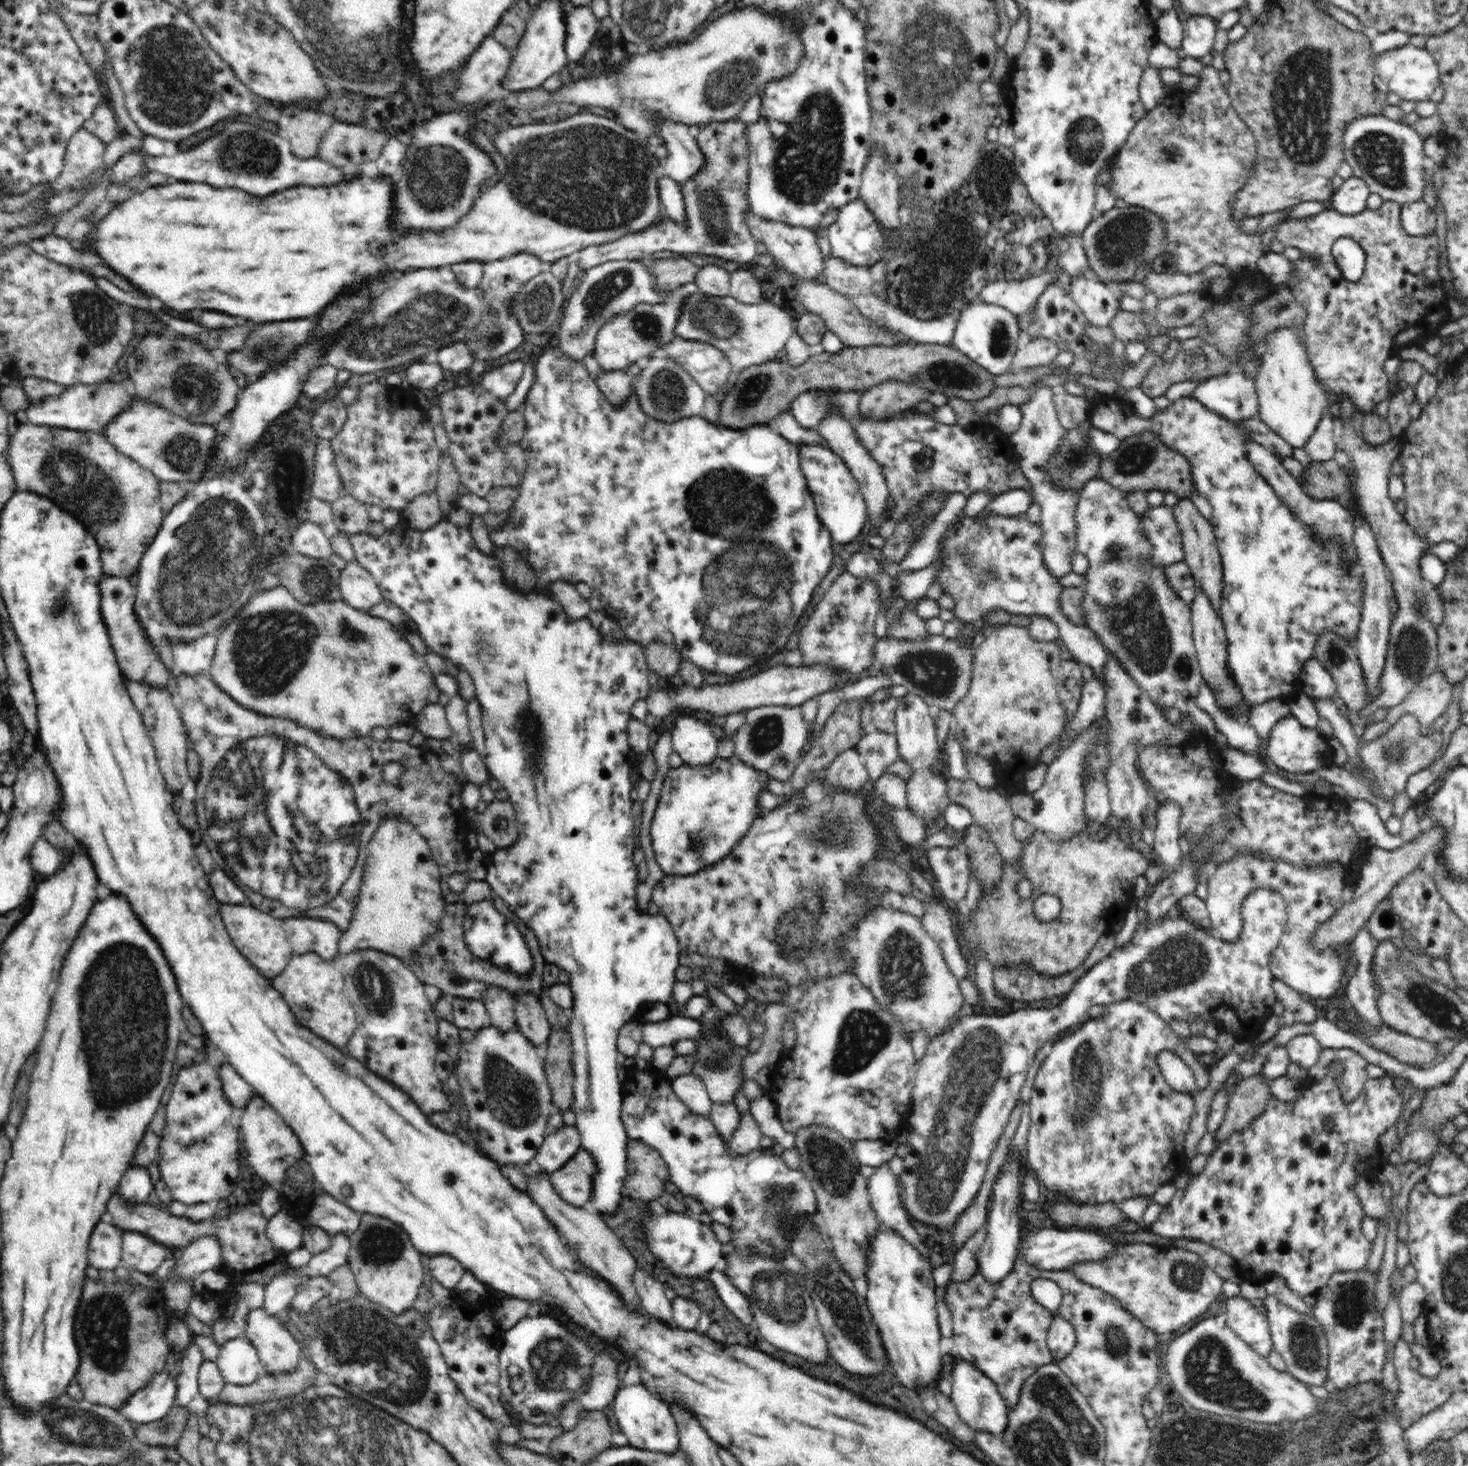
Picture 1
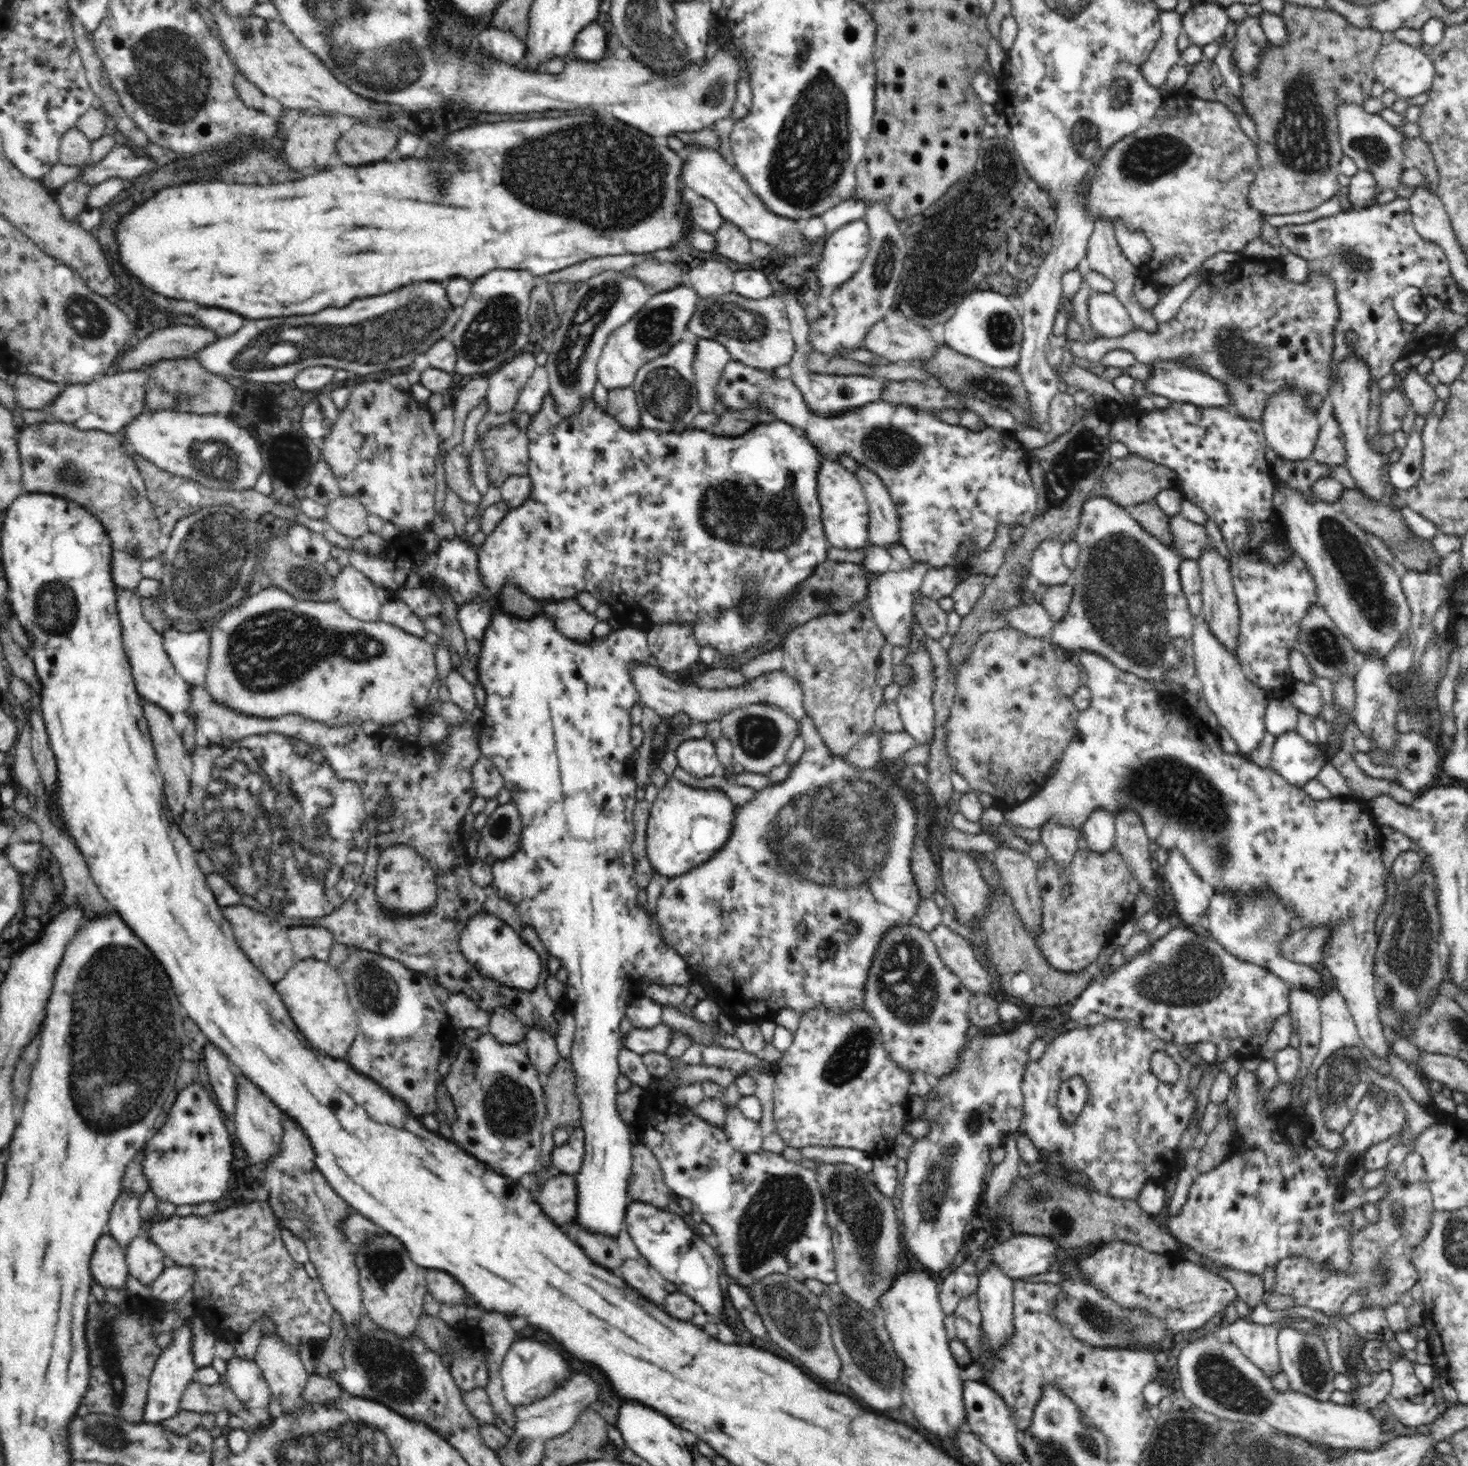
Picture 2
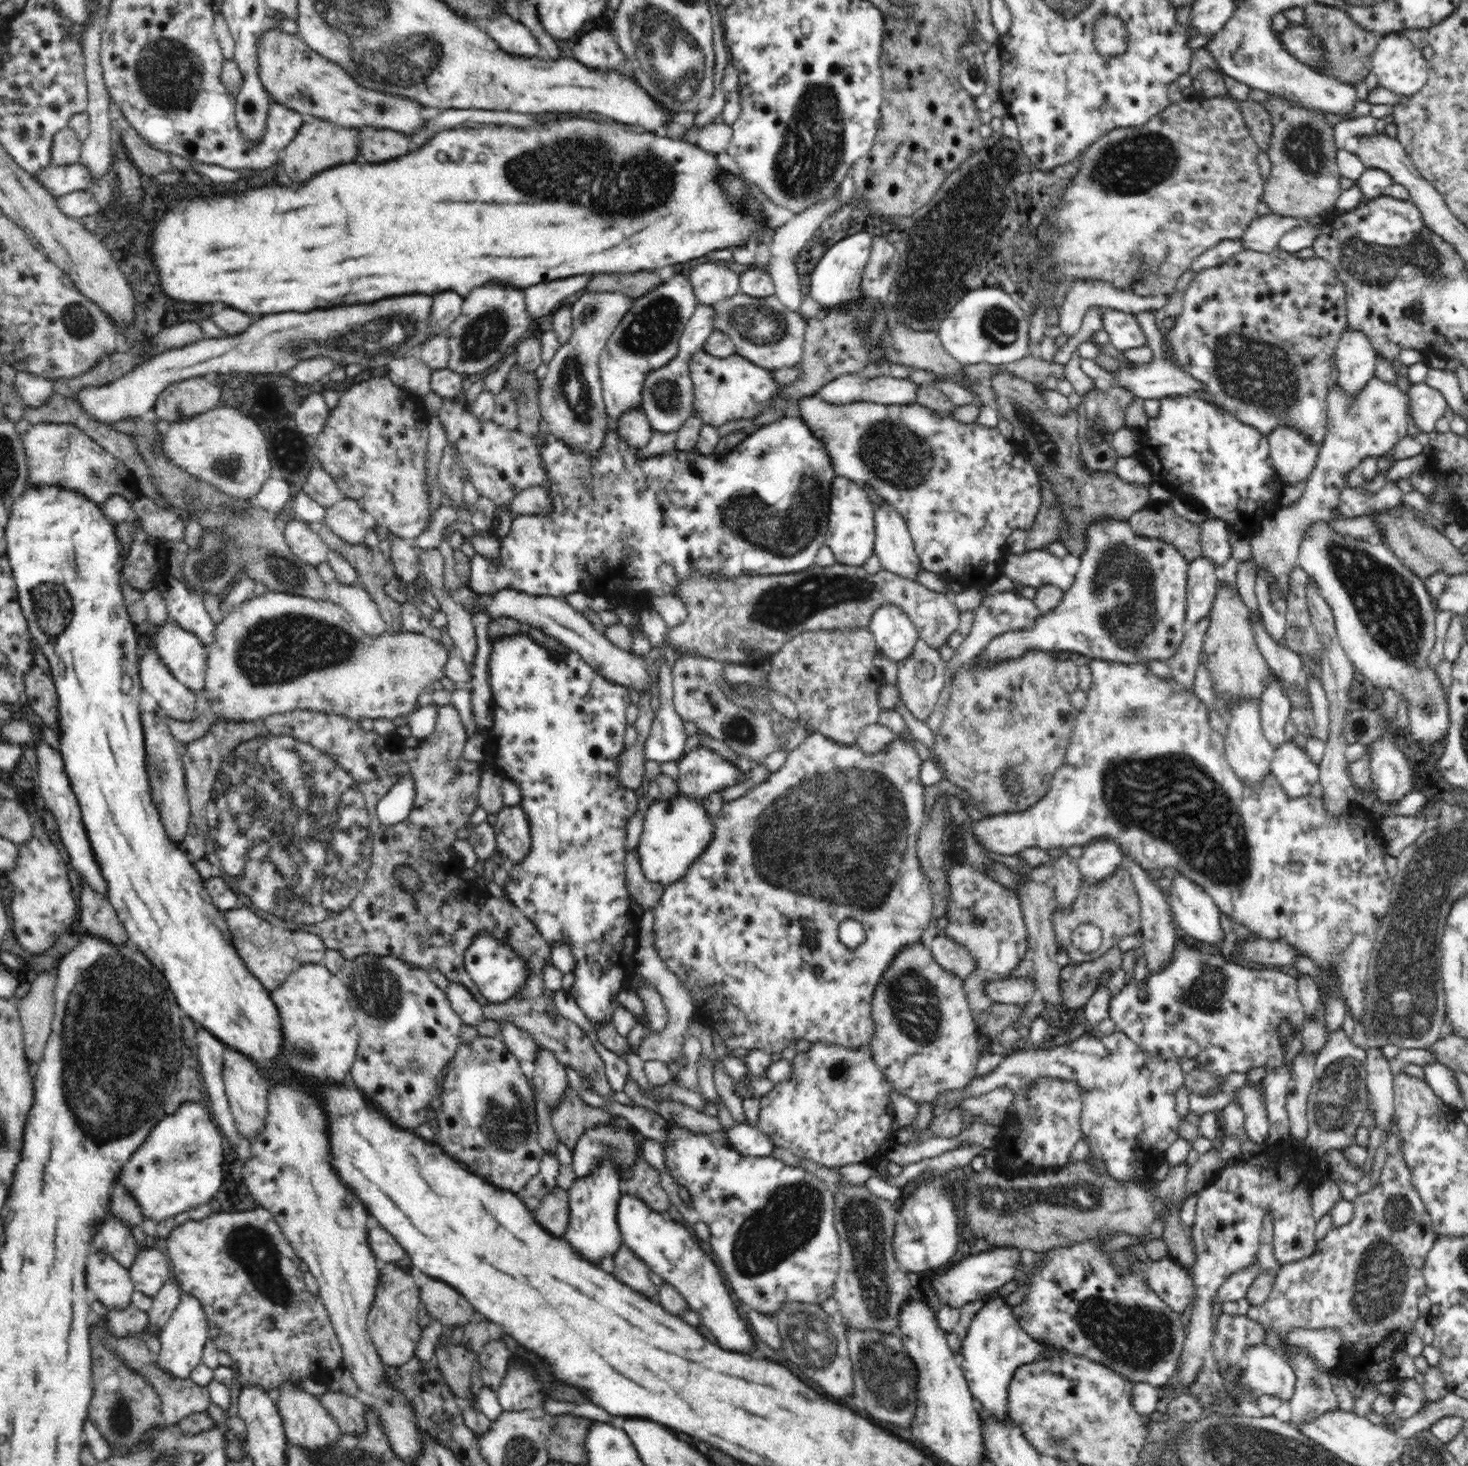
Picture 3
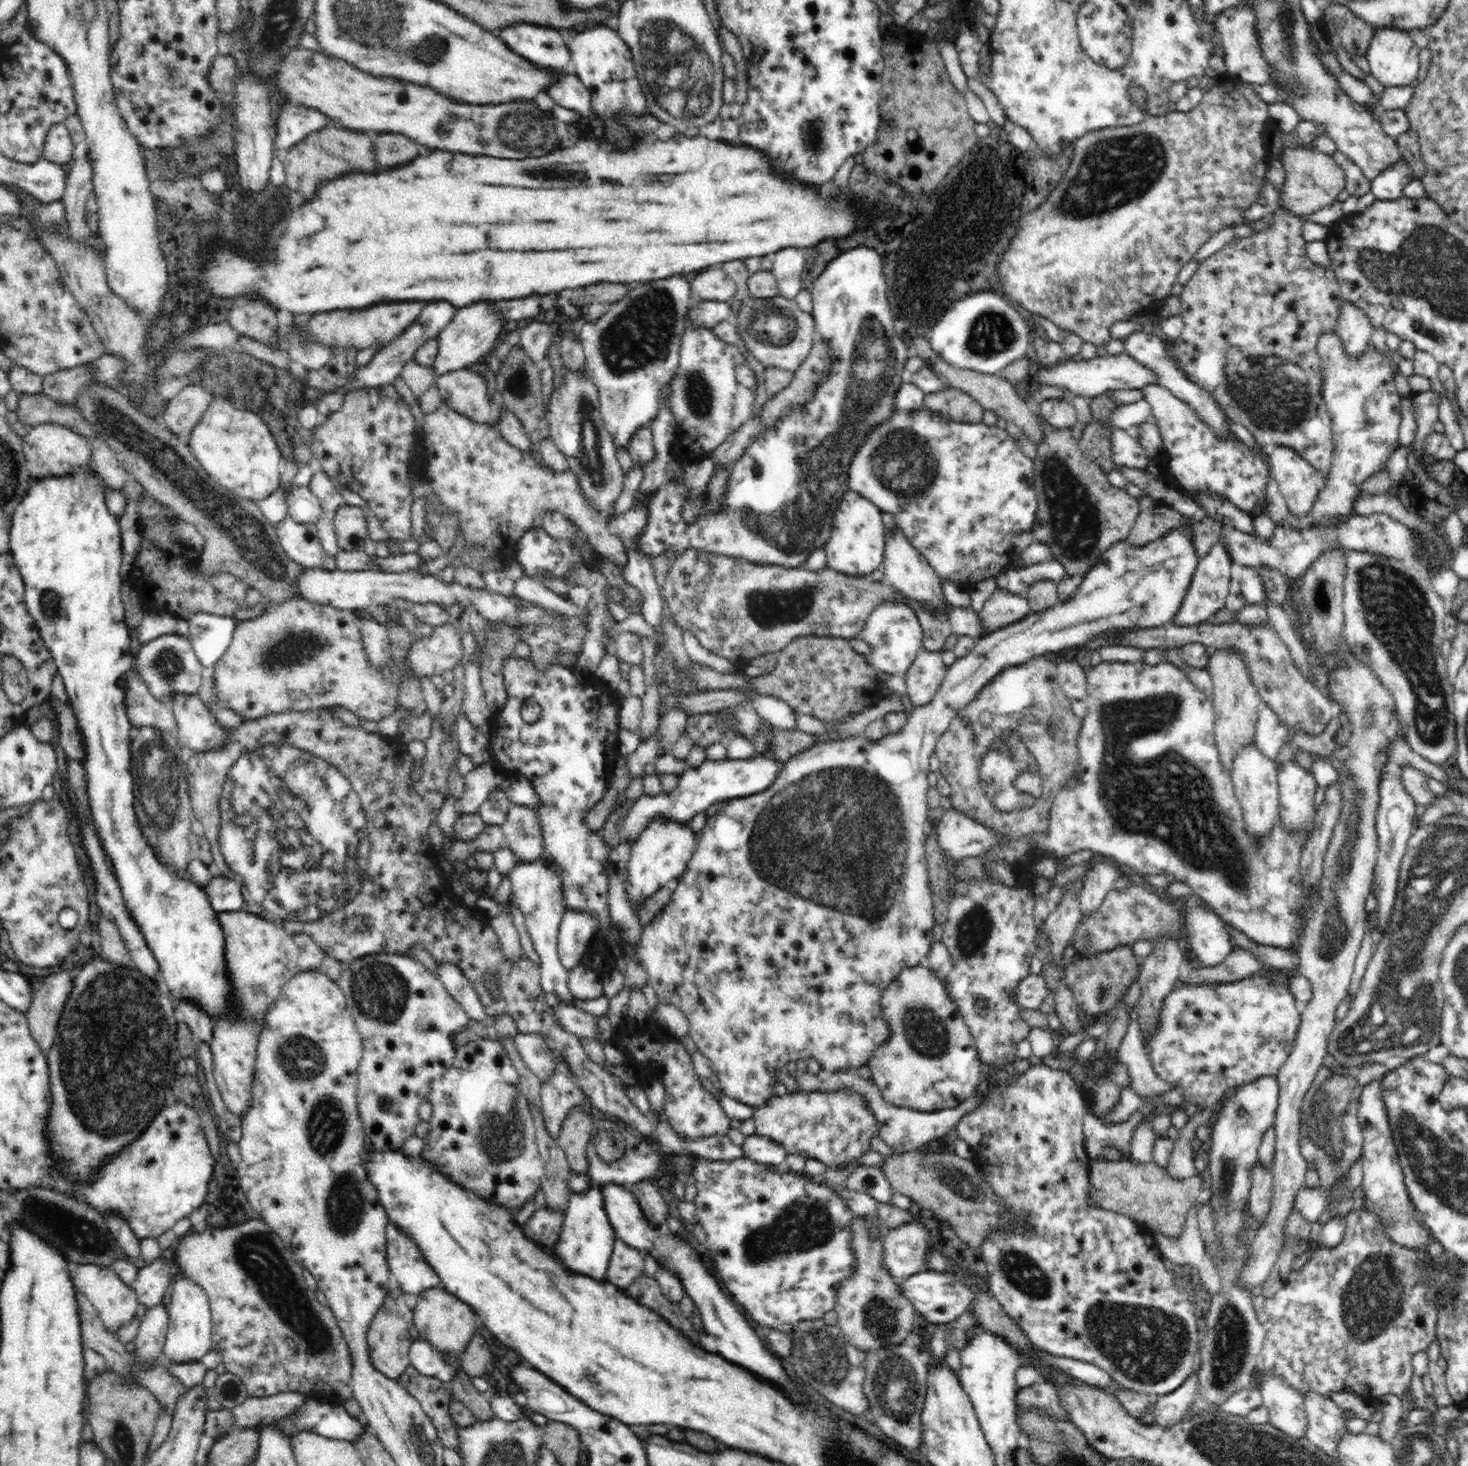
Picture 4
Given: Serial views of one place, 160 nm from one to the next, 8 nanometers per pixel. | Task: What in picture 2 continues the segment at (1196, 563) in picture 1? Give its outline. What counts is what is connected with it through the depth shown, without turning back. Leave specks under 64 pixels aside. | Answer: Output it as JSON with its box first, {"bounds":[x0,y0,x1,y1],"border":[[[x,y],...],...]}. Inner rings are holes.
{"bounds":[1198,546,1240,655],"border":[[[1214,546],[1202,552],[1198,558],[1200,575],[1202,575],[1202,612],[1204,620],[1210,632],[1218,639],[1218,642],[1225,646],[1232,654],[1236,655],[1238,648],[1238,636],[1240,636],[1240,609],[1238,599],[1234,593],[1234,583],[1230,574],[1230,562],[1217,551]]]}

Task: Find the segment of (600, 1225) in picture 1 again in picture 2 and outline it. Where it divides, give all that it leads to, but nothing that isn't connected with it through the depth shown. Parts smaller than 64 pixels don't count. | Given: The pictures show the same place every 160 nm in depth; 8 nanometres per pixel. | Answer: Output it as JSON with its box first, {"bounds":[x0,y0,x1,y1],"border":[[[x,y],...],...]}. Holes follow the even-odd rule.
{"bounds":[573,1219,622,1270],"border":[[[575,1219],[573,1220],[573,1227],[577,1228],[577,1242],[584,1252],[590,1256],[590,1259],[598,1263],[608,1270],[620,1268],[622,1266],[622,1258],[618,1251],[617,1239],[605,1234],[597,1234],[597,1232],[589,1232],[583,1226],[579,1226]]]}

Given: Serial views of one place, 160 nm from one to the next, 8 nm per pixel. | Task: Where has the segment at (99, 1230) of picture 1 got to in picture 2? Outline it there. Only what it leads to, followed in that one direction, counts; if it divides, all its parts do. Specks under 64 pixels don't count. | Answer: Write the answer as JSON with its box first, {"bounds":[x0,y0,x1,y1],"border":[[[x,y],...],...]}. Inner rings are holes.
{"bounds":[89,1234,129,1290],"border":[[[102,1234],[98,1238],[89,1269],[93,1280],[105,1290],[127,1288],[129,1270],[125,1261],[125,1249],[110,1234]]]}

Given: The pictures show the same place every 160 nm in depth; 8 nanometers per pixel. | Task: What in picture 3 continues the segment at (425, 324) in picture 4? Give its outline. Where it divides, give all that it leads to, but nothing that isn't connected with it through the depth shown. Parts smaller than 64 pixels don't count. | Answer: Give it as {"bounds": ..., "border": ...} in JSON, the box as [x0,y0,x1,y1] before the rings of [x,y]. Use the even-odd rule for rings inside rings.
{"bounds":[427,292,462,336],"border":[[[442,292],[434,296],[432,302],[432,316],[429,316],[427,332],[430,336],[443,334],[444,331],[456,320],[462,310],[462,298],[456,292]]]}

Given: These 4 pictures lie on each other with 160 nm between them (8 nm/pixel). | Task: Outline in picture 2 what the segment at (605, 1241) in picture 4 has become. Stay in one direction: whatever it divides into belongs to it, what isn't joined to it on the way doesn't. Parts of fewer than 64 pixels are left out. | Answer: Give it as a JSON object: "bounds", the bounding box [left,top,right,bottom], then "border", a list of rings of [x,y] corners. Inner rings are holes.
{"bounds":[478,601,691,1238],"border":[[[498,601],[492,606],[492,620],[490,626],[484,632],[482,644],[480,644],[480,656],[478,656],[478,681],[486,691],[486,704],[482,709],[485,713],[483,718],[483,728],[480,731],[481,739],[479,747],[481,754],[488,757],[494,766],[498,767],[504,787],[508,788],[511,794],[511,802],[517,805],[520,815],[522,832],[520,836],[520,846],[512,856],[504,859],[497,859],[491,866],[494,875],[492,888],[498,897],[512,903],[518,914],[521,915],[522,921],[532,927],[543,946],[547,949],[550,956],[558,958],[561,966],[568,970],[566,998],[570,1000],[570,1013],[576,1022],[576,1032],[572,1042],[571,1065],[575,1072],[575,1089],[580,1099],[580,1111],[582,1116],[578,1121],[584,1131],[584,1161],[579,1173],[575,1175],[577,1186],[577,1211],[575,1222],[583,1226],[589,1232],[605,1234],[615,1238],[622,1230],[622,1222],[625,1218],[625,1210],[628,1206],[628,1179],[633,1167],[632,1148],[630,1133],[628,1129],[631,1124],[626,1123],[620,1118],[617,1111],[616,1097],[616,1080],[620,1076],[618,1066],[618,1054],[622,1050],[620,1027],[622,1018],[626,1017],[626,1000],[636,992],[640,982],[656,983],[658,985],[685,985],[691,980],[686,961],[670,949],[658,928],[658,921],[655,915],[650,915],[644,907],[640,907],[637,902],[637,894],[640,890],[638,882],[635,880],[634,859],[630,853],[630,846],[634,838],[634,822],[632,812],[636,806],[636,782],[633,776],[633,756],[635,746],[631,743],[631,726],[630,709],[634,705],[640,704],[640,695],[636,690],[635,684],[630,677],[630,667],[634,663],[647,663],[648,658],[652,656],[648,646],[647,630],[638,627],[620,626],[614,627],[614,630],[606,638],[592,638],[588,644],[582,644],[575,640],[566,638],[559,630],[556,630],[554,623],[545,614],[537,613],[534,618],[518,618],[499,609]]]}

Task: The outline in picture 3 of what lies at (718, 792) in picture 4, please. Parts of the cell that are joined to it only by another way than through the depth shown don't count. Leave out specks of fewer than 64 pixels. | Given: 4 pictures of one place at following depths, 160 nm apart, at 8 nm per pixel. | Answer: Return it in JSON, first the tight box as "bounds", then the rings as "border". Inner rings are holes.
{"bounds":[677,746,746,801],"border":[[[702,746],[683,755],[677,766],[677,792],[694,800],[701,801],[708,794],[726,790],[746,778],[746,773],[740,771],[738,765]]]}

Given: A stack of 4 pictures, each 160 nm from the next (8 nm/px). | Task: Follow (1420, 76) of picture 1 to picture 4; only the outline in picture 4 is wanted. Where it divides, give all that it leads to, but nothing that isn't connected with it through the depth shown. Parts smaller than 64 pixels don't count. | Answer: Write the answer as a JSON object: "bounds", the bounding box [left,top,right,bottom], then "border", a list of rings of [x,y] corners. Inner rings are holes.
{"bounds":[1365,27,1420,86],"border":[[[1380,27],[1374,30],[1365,58],[1371,75],[1380,84],[1408,86],[1418,82],[1420,50],[1408,31]]]}

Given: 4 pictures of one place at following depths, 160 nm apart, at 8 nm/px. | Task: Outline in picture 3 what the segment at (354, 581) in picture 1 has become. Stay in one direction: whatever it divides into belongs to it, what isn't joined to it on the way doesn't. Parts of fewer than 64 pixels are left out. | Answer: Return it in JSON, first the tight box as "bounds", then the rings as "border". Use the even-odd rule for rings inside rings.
{"bounds":[338,583,387,636],"border":[[[341,583],[338,598],[339,604],[368,636],[382,636],[387,630],[386,619],[380,616],[376,603],[358,584]]]}

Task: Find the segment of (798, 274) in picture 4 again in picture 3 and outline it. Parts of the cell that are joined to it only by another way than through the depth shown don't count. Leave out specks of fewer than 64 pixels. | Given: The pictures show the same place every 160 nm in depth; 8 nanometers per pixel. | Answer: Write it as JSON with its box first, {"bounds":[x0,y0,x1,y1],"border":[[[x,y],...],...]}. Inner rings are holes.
{"bounds":[769,194,840,313],"border":[[[840,194],[830,196],[828,200],[820,202],[814,206],[808,207],[804,212],[791,217],[778,230],[773,233],[772,242],[770,242],[771,258],[769,260],[769,273],[775,286],[775,295],[788,310],[800,313],[800,304],[803,297],[802,287],[800,286],[800,276],[796,269],[796,260],[798,252],[804,248],[804,244],[812,238],[812,235],[824,220],[831,215],[840,206]]]}

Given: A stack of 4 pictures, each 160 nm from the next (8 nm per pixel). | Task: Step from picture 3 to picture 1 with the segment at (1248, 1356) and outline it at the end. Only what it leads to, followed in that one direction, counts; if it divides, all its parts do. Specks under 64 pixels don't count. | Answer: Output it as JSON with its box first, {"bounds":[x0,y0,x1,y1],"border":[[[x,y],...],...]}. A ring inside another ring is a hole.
{"bounds":[1223,1295,1273,1358],"border":[[[1242,1295],[1225,1298],[1223,1309],[1230,1327],[1248,1346],[1267,1358],[1273,1352],[1273,1340],[1266,1316]]]}

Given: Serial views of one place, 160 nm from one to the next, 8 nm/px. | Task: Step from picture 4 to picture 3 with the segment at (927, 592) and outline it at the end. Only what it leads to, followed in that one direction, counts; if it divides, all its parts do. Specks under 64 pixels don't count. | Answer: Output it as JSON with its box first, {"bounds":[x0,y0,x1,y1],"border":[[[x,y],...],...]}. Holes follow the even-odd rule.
{"bounds":[874,501,923,581],"border":[[[882,501],[879,507],[874,508],[875,555],[884,570],[916,581],[923,568],[905,520],[891,504]]]}

